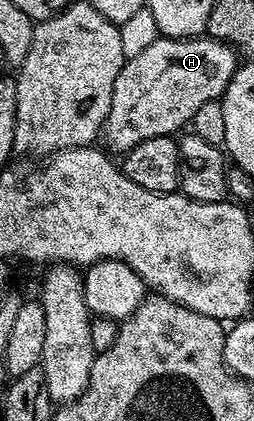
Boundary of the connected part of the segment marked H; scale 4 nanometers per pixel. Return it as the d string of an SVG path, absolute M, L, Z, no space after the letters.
M159 36L143 52L138 52L138 56L127 59L118 72L118 80L114 80L114 96L110 100L110 112L102 131L103 137L105 139L108 137L107 149L117 150L117 155L123 156L130 148L142 144L142 140L150 140L159 134L172 136L177 133L175 130L183 131L191 123L194 112L202 108L202 104L215 102L224 97L237 65L236 51L224 42L218 41L217 38Z

